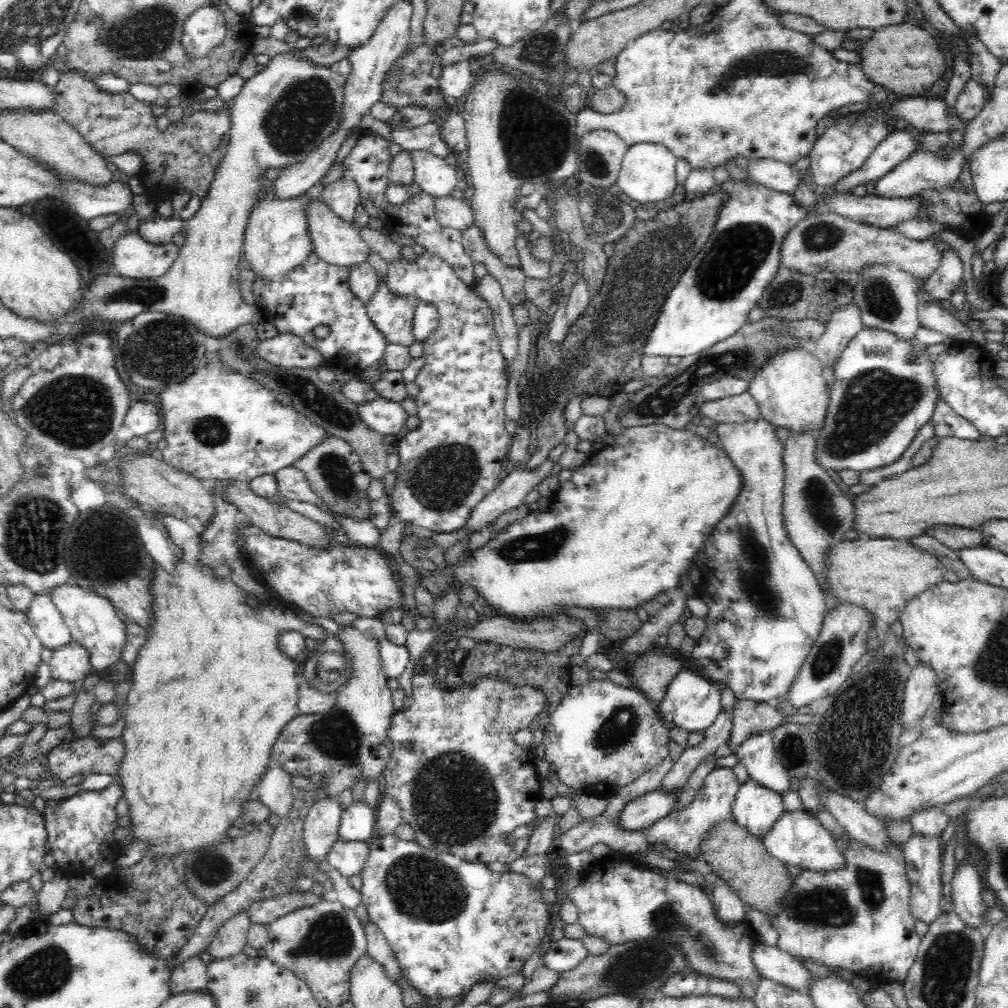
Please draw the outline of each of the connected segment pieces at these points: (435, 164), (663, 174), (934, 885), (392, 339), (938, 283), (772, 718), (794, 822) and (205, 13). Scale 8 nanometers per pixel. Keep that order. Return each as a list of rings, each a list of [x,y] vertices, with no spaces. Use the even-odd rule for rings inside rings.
[[[415,150],[411,153],[415,170],[413,182],[416,182],[421,191],[433,200],[451,196],[463,170],[448,165],[443,158],[425,150]]]
[[[641,142],[628,147],[624,155],[619,178],[618,188],[633,201],[658,202],[674,195],[677,187],[676,174],[677,156],[674,156],[664,145]]]
[[[914,833],[904,846],[905,865],[911,884],[911,915],[916,921],[932,924],[942,914],[940,907],[940,838],[939,836],[923,836]]]
[[[384,282],[365,304],[372,325],[387,339],[386,344],[414,344],[414,313],[420,299],[392,294]]]
[[[951,249],[940,252],[940,264],[933,274],[927,278],[924,290],[932,300],[951,300],[952,290],[963,288],[962,262]]]
[[[736,699],[732,706],[732,728],[726,744],[731,753],[754,732],[769,731],[782,724],[783,714],[767,702],[745,701]]]
[[[804,811],[785,812],[760,841],[774,858],[802,870],[831,871],[840,868],[845,862],[845,857],[841,856],[841,848],[830,831],[824,828],[817,817]]]
[[[216,5],[195,10],[183,26],[182,46],[190,59],[202,59],[224,42],[225,18]]]

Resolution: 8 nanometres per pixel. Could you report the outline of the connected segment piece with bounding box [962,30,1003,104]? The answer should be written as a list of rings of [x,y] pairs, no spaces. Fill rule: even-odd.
[[[963,30],[962,33],[967,38],[968,45],[970,45],[972,80],[985,89],[984,102],[988,104],[987,100],[990,100],[990,96],[992,96],[994,84],[996,84],[996,78],[998,78],[998,72],[1001,70],[1003,63],[988,52],[984,44],[981,44],[980,40],[974,35],[968,35]]]

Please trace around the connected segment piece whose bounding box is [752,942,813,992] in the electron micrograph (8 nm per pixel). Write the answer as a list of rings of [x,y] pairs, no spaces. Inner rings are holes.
[[[758,942],[753,946],[752,958],[763,978],[782,986],[808,992],[813,983],[813,975],[807,967],[777,946],[772,947]]]

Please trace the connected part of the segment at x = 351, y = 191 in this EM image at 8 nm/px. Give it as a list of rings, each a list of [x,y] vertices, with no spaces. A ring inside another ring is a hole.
[[[336,180],[323,188],[321,200],[332,212],[348,223],[354,220],[354,211],[358,206],[359,189],[350,180]]]

